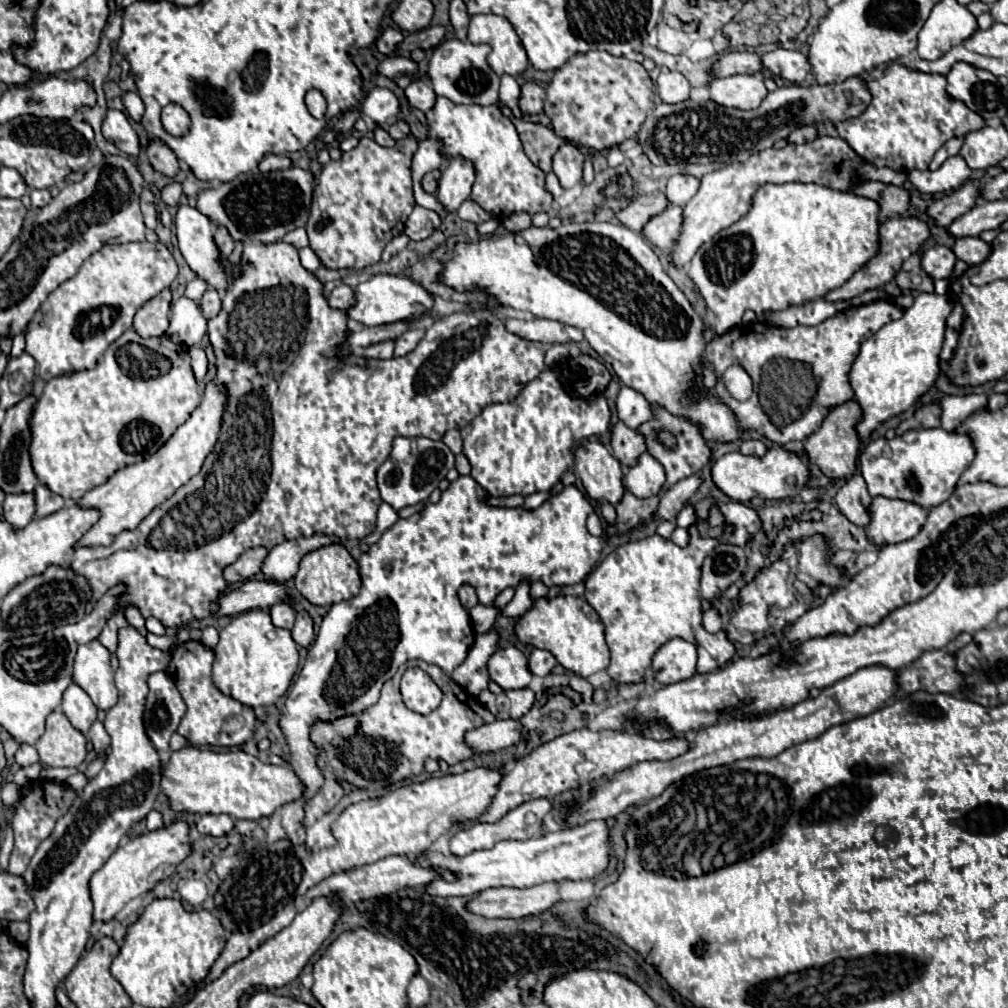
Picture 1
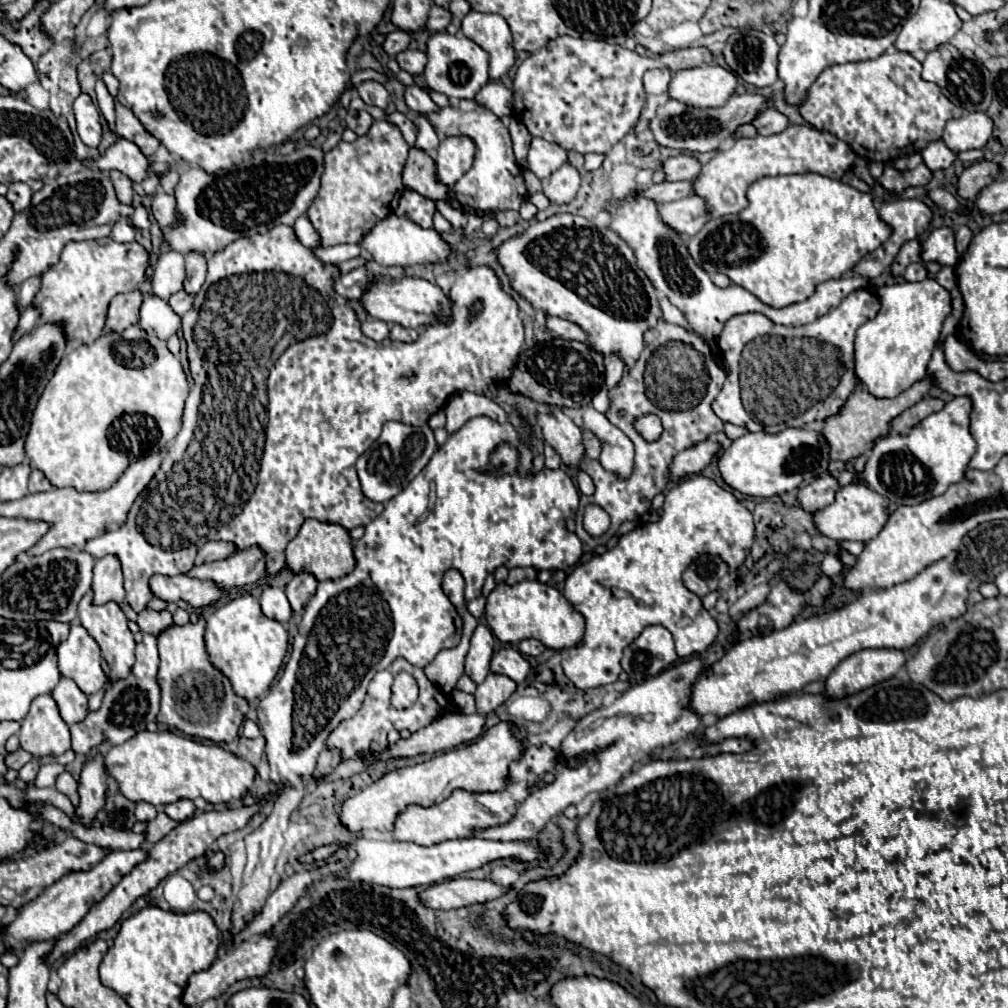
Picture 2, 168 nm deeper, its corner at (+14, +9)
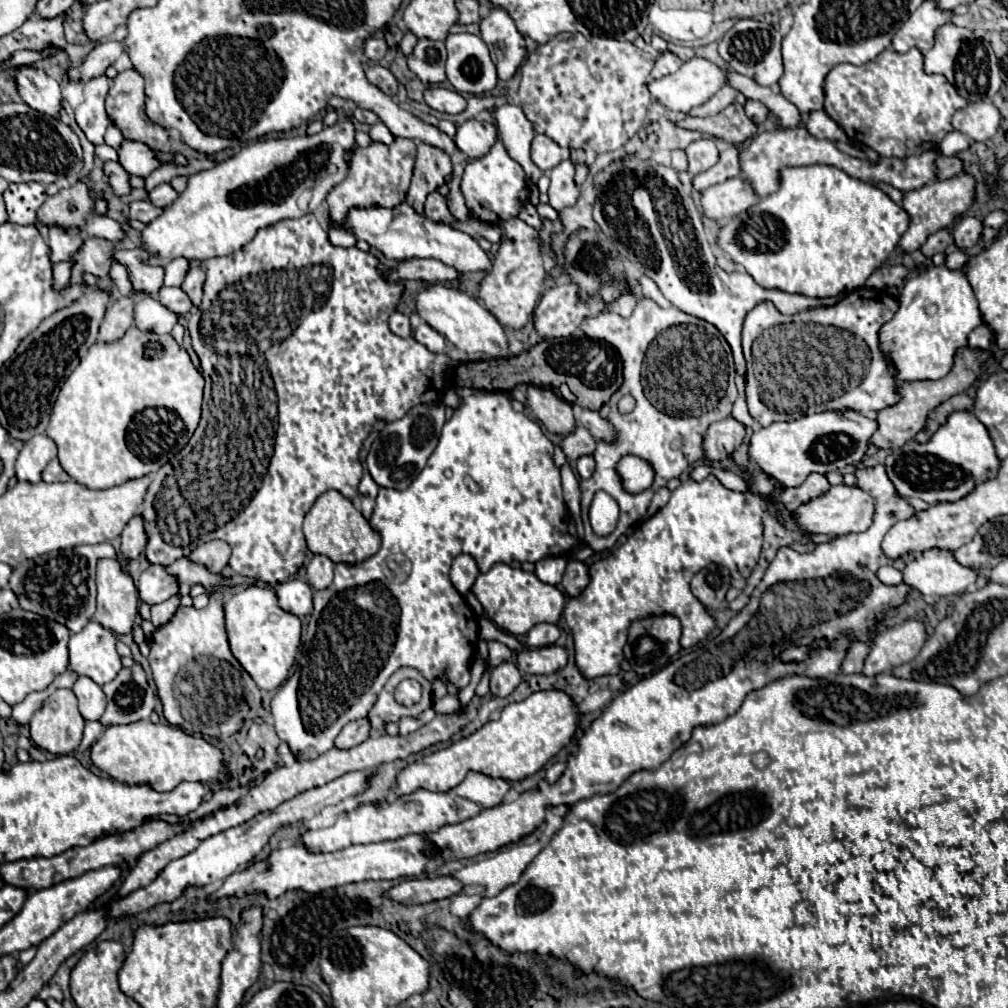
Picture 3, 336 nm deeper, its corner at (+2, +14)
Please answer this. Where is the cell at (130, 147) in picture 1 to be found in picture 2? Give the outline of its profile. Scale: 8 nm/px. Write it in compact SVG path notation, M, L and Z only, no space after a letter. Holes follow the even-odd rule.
M80 93L74 101L74 117L76 117L76 131L84 145L98 147L102 139L102 125L100 125L100 113L96 105L92 103L90 95Z

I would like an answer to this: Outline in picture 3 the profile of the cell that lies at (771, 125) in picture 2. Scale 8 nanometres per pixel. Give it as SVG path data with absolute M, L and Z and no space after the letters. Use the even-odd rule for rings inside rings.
M746 100L744 108L746 108L748 118L752 118L752 122L754 122L756 126L762 126L764 120L768 118L768 114L770 114L770 110L768 110L762 102L756 102L756 100Z

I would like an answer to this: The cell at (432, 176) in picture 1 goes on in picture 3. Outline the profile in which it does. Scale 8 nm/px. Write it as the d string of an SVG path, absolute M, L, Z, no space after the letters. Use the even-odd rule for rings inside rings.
M424 142L418 144L414 176L410 190L406 194L406 202L412 204L412 208L416 208L416 212L422 214L426 196L438 190L442 184L450 182L452 182L452 158L432 144Z

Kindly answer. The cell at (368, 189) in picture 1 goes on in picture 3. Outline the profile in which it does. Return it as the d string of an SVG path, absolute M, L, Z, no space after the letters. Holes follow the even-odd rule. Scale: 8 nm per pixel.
M396 136L392 144L372 142L366 148L354 146L346 154L348 176L340 184L336 184L326 198L330 220L336 224L344 224L352 208L372 208L372 206L394 208L396 204L402 204L410 188L414 156L416 156L416 144L410 138L400 136Z

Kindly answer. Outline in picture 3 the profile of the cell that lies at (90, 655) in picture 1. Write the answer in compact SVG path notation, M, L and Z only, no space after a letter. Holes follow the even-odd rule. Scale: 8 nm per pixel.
M90 620L78 634L70 636L70 668L92 678L98 686L104 686L120 672L120 656L116 652L116 636Z

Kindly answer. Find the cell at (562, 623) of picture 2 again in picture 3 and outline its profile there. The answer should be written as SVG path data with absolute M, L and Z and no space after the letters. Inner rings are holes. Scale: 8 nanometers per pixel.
M494 564L486 574L478 574L472 592L482 602L492 622L514 636L528 634L532 626L542 622L558 624L566 602L564 592L560 592L556 586L540 582L534 572L524 572L522 568L512 568L508 564Z

